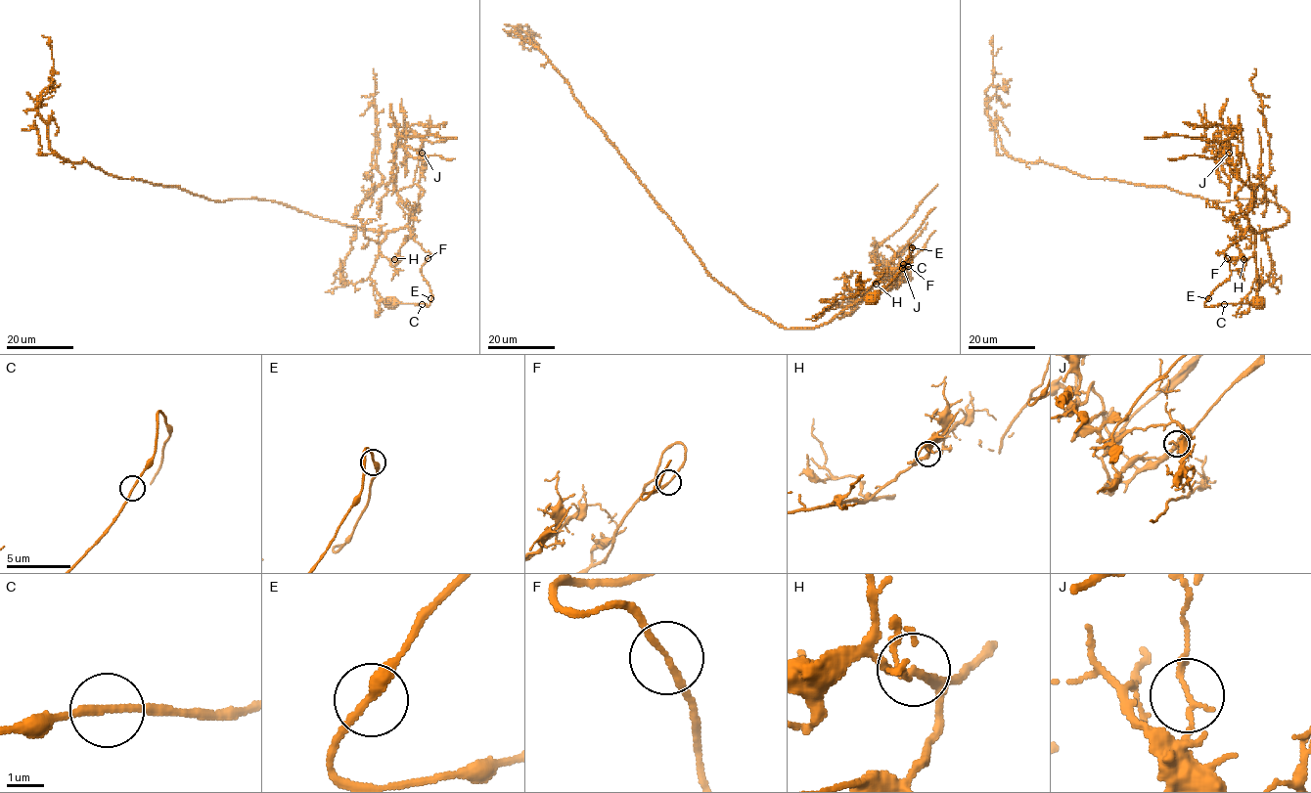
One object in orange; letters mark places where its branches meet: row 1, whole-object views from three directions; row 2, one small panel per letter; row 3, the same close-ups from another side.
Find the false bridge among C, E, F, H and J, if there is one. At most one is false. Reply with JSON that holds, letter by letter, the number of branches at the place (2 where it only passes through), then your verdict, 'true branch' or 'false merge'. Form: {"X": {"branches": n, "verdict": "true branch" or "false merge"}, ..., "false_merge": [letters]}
{"C": {"branches": 2, "verdict": "true branch"}, "E": {"branches": 2, "verdict": "true branch"}, "F": {"branches": 2, "verdict": "true branch"}, "H": {"branches": 3, "verdict": "true branch"}, "J": {"branches": 2, "verdict": "false merge"}, "false_merge": ["J"]}

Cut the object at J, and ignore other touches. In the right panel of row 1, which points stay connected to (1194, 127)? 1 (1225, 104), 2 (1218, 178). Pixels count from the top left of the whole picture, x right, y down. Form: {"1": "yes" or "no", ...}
{"1": "yes", "2": "yes"}

